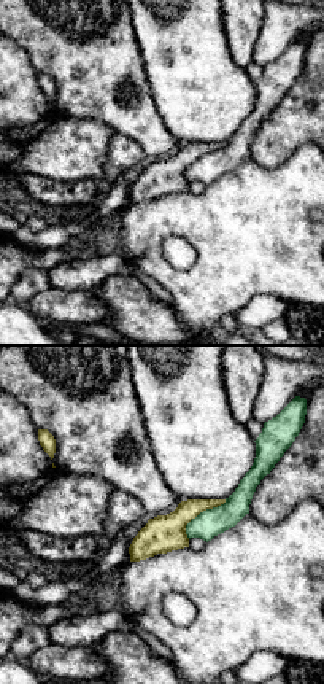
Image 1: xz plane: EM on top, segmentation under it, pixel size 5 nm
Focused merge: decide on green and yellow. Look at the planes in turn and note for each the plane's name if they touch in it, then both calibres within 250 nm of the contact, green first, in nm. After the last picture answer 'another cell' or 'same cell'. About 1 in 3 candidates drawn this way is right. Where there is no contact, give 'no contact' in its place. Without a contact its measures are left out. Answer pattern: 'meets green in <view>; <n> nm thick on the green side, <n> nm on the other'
meets green in xz; 140 nm thick on the green side, 190 nm on the other

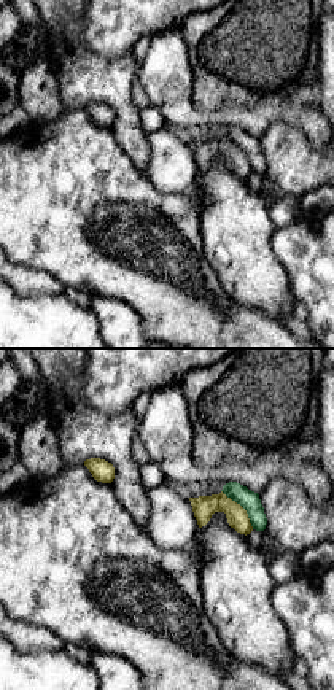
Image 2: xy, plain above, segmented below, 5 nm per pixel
meets green in xy; 100 nm thick on the green side, 110 nm on the other

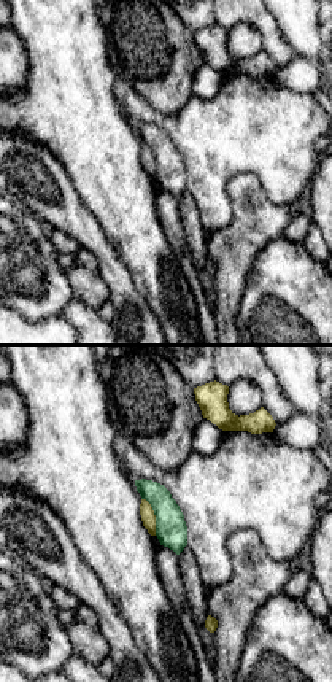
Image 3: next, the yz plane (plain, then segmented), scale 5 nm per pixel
meets green in yz; 160 nm thick on the green side, 70 nm on the other

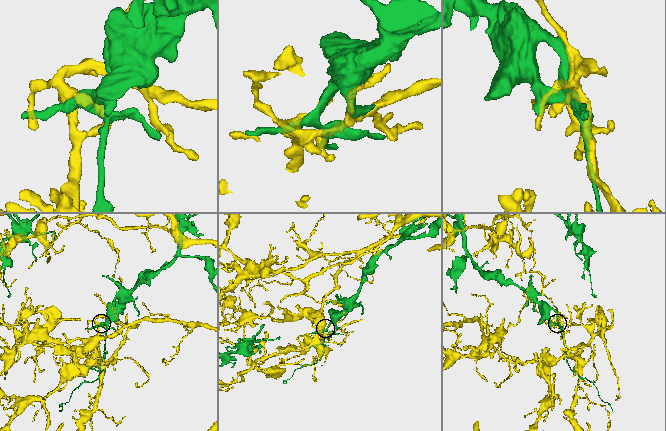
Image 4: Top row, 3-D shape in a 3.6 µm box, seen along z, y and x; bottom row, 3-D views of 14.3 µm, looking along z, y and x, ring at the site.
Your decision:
another cell

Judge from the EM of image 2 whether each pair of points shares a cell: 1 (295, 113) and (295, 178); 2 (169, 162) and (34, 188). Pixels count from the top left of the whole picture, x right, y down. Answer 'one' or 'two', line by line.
1: two
2: two

